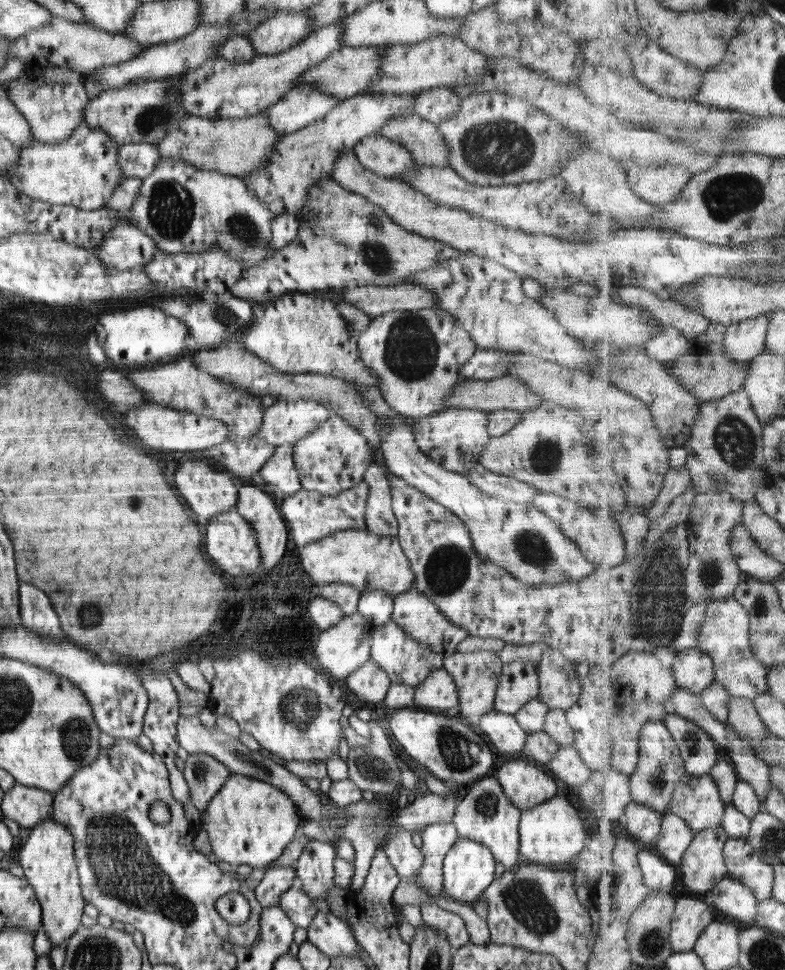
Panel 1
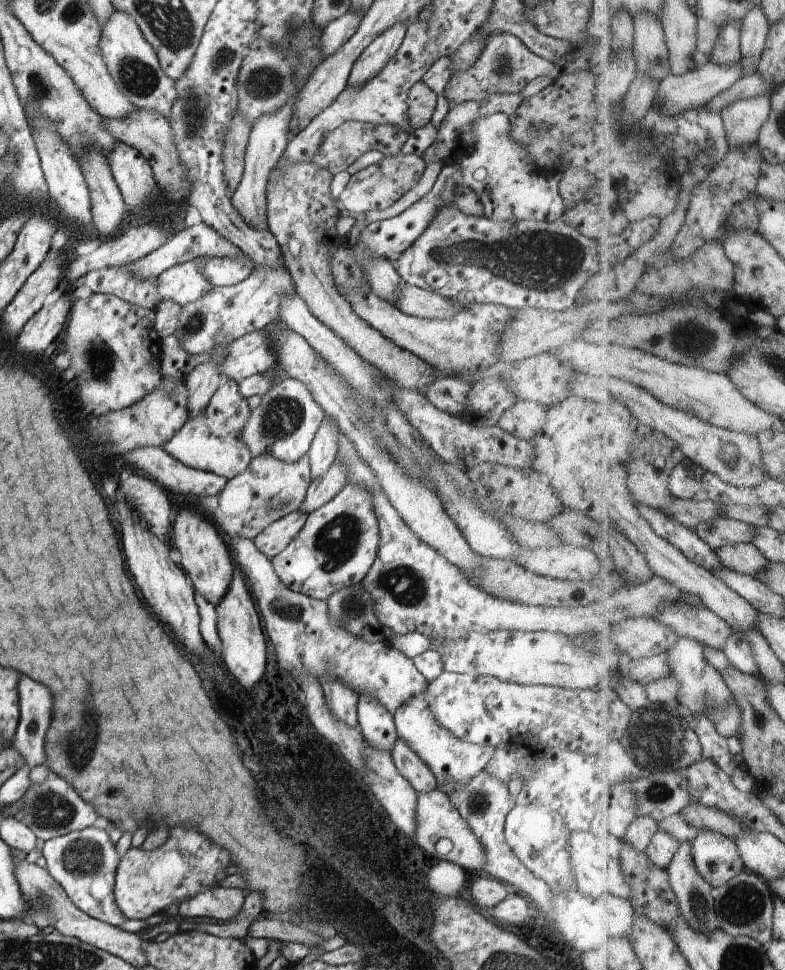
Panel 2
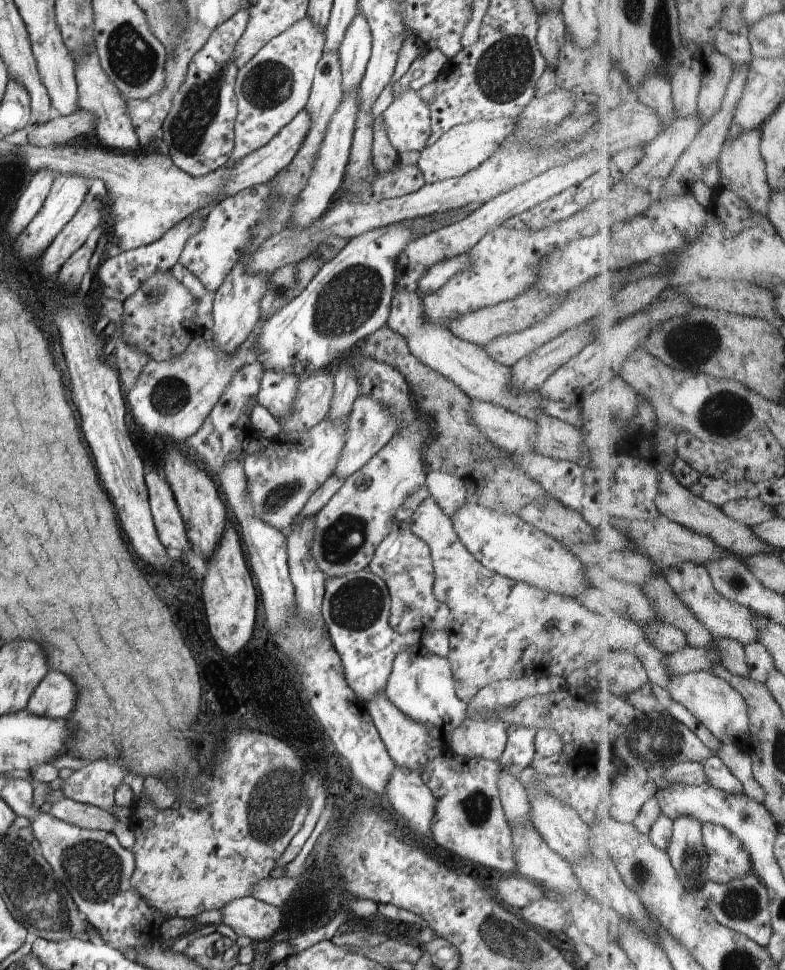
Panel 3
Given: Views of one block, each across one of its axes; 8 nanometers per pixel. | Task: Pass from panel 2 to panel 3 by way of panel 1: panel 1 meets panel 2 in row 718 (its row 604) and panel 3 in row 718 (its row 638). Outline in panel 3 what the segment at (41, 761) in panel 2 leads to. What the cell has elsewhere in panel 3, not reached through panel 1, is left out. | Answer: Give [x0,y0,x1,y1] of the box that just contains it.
[26,672,76,719]

